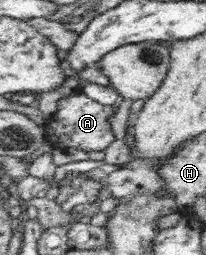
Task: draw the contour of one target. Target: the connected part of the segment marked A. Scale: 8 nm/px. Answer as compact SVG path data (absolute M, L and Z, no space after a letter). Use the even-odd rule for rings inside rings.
M79 93L58 100L57 112L47 120L43 128L48 143L53 147L65 149L80 149L80 151L104 151L115 140L108 116L114 115L114 107L101 105L90 99L86 94Z

